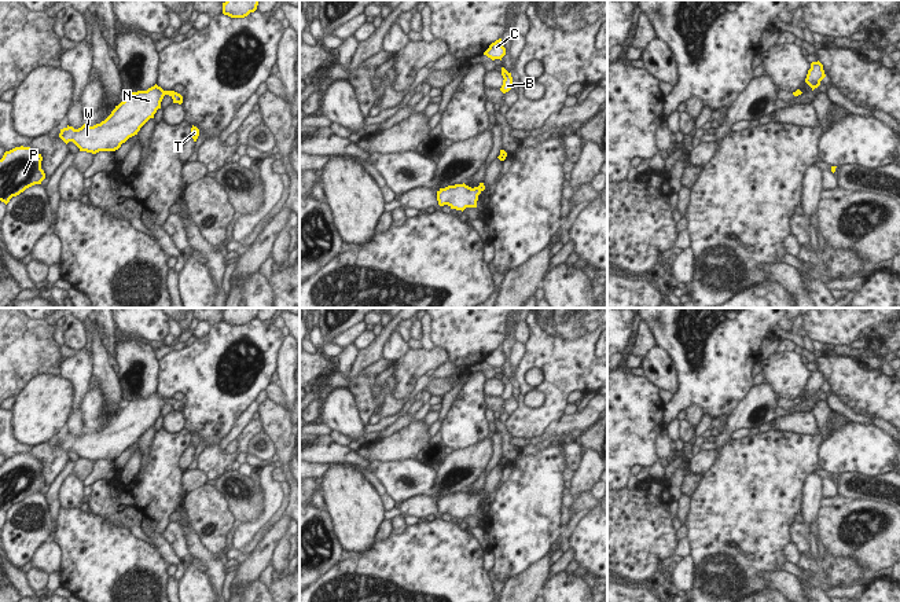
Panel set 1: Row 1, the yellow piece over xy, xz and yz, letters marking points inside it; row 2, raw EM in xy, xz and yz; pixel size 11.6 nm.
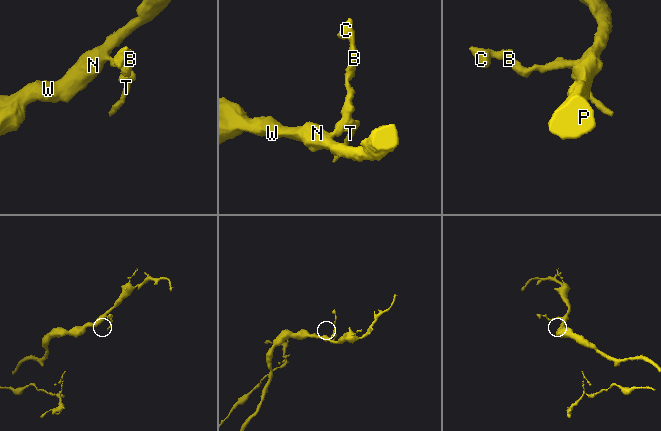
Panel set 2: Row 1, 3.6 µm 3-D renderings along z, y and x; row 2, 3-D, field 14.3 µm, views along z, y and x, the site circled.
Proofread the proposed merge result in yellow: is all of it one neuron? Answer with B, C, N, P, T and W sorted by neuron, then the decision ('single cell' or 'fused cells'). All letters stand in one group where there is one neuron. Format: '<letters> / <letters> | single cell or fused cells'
B C N P T W | single cell

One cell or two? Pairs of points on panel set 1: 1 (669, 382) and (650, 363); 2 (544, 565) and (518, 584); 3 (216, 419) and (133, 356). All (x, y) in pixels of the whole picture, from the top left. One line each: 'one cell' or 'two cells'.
1: one cell
2: one cell
3: two cells

